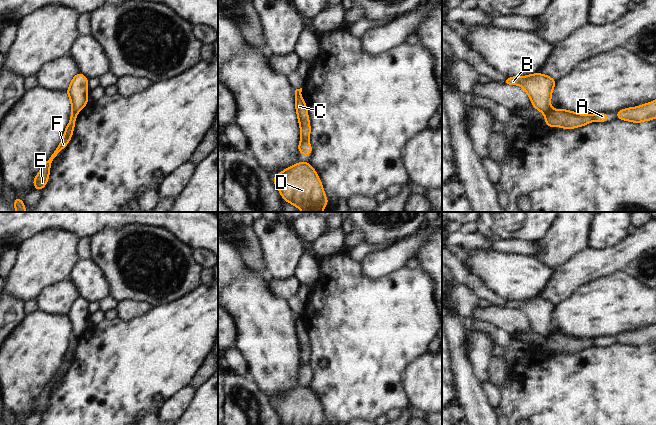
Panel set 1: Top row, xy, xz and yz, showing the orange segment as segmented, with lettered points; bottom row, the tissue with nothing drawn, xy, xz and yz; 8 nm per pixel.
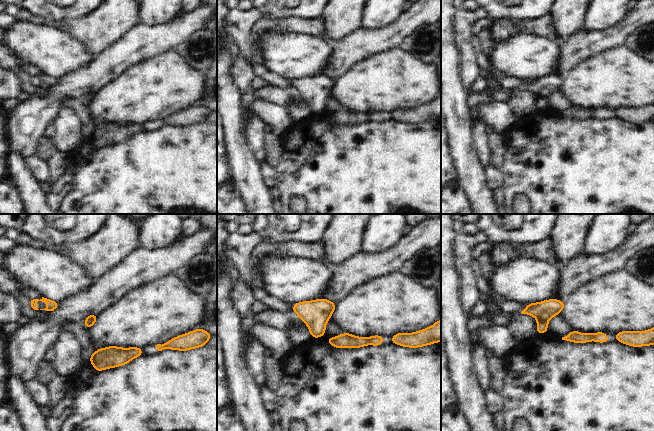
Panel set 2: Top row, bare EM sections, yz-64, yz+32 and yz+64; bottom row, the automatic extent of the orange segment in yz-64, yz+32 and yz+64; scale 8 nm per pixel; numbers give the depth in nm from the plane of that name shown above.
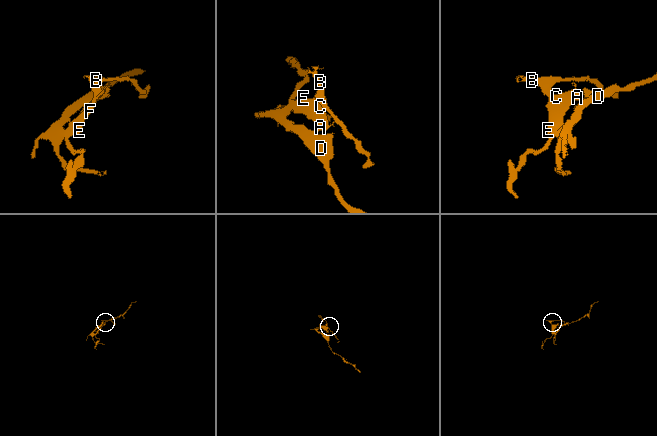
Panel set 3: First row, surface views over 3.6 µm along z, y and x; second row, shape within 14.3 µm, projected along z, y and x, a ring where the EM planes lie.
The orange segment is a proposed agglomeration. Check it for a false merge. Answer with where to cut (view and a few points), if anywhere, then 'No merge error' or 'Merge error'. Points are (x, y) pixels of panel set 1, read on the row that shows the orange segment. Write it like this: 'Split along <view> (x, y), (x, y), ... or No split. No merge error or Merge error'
Split along yz (550, 108), (543, 113). Merge error.

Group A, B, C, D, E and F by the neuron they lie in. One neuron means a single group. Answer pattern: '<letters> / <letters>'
A C D E F / B

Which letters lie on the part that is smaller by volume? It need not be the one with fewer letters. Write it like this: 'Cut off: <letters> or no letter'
Cut off: B

